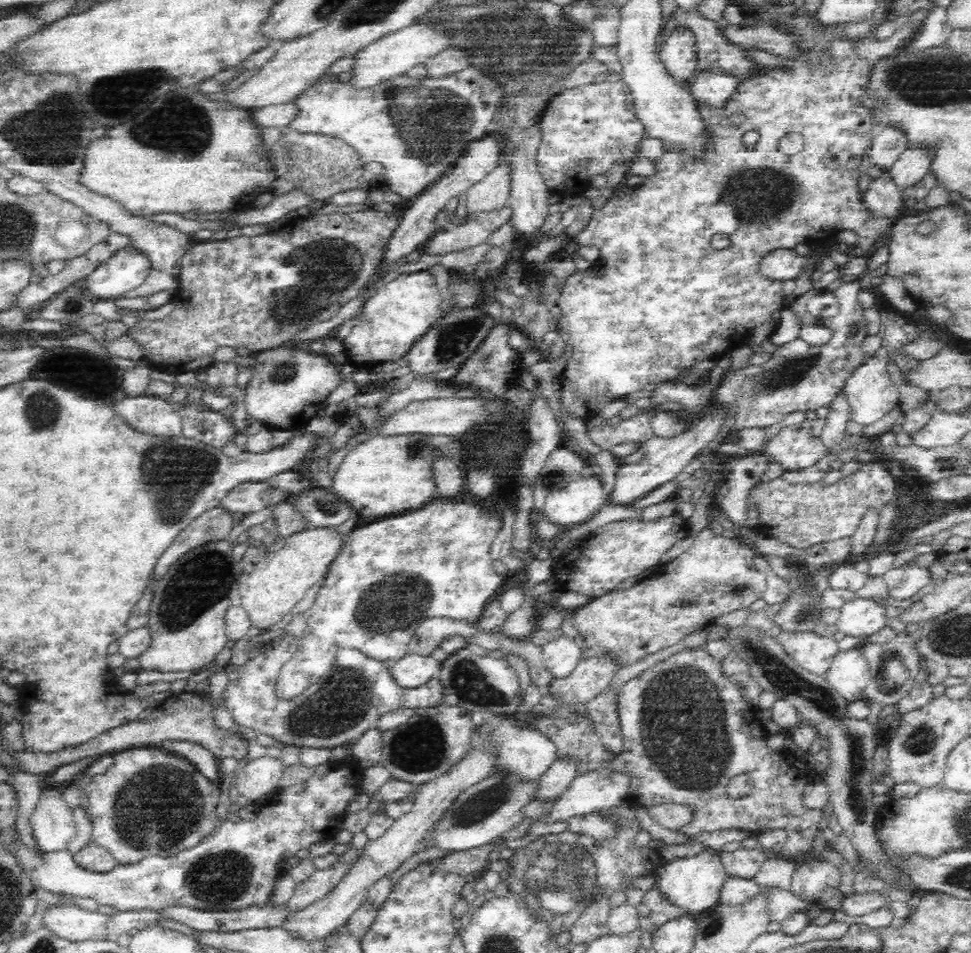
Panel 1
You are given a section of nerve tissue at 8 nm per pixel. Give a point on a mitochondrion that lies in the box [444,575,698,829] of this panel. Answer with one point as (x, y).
(467, 682)

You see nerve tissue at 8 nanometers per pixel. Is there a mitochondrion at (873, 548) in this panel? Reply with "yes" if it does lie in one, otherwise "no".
no

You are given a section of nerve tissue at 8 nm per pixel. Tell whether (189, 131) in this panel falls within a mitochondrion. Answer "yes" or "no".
yes

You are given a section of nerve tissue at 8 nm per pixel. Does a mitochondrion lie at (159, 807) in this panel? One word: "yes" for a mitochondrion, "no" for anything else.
yes

